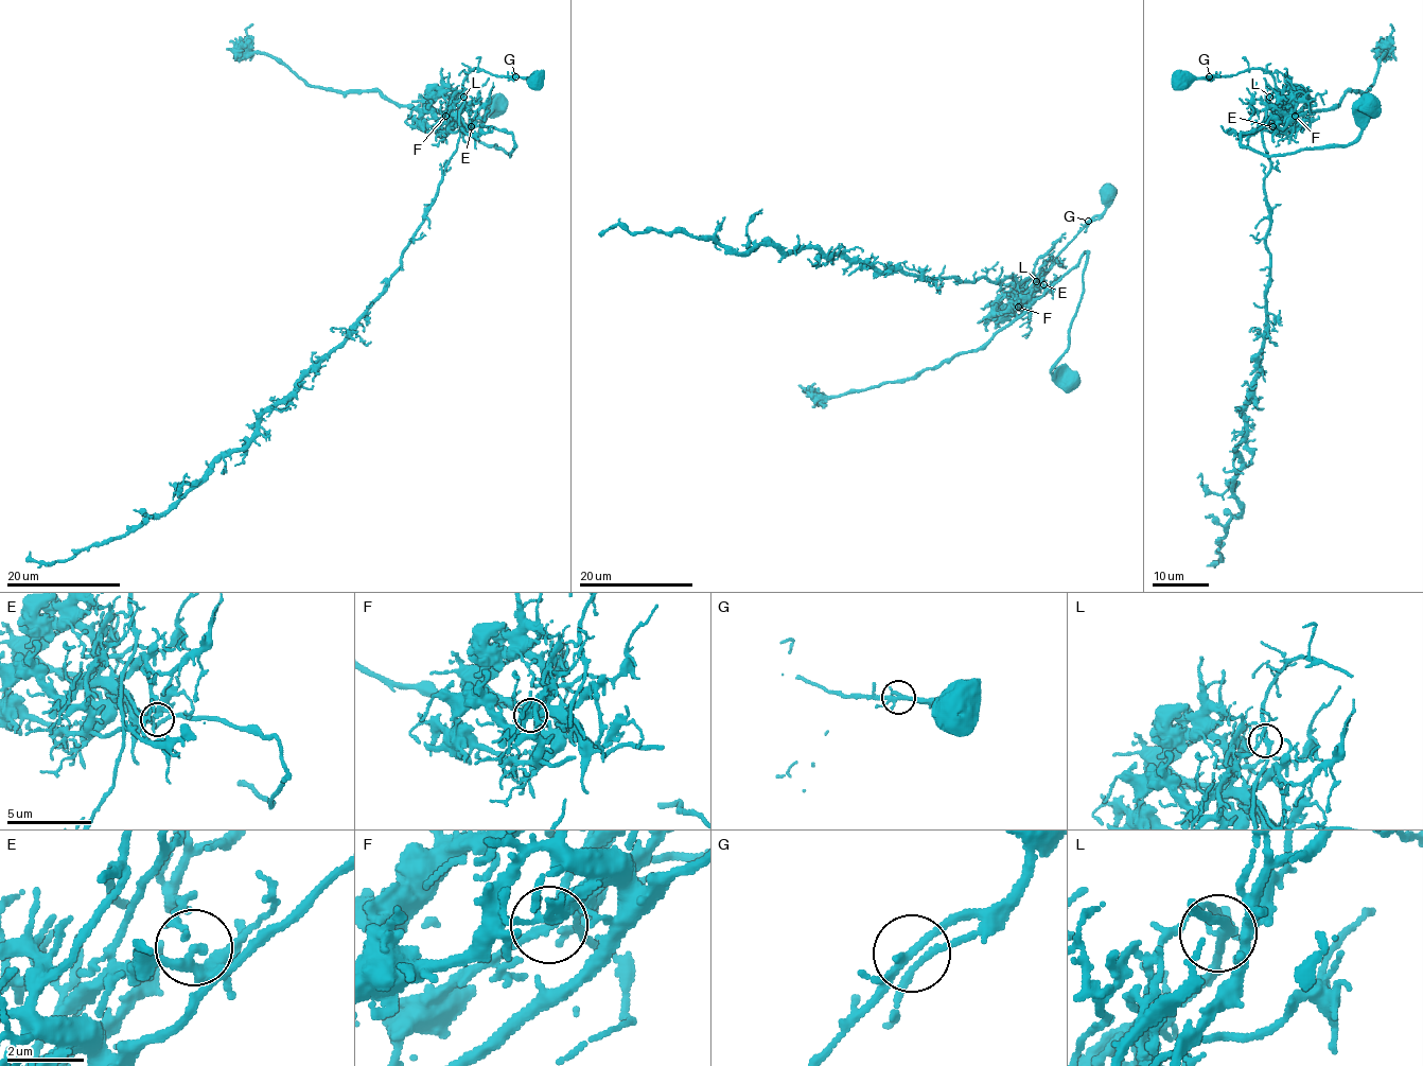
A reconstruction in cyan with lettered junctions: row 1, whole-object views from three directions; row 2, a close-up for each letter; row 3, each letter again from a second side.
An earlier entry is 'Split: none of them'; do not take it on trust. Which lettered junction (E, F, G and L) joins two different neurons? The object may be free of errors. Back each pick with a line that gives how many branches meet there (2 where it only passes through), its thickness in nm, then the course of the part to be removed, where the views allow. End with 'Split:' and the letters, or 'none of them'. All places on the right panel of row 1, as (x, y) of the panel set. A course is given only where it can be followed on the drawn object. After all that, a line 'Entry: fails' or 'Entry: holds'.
L: Branches: 4. Thickness 190 nm. Course of the part to remove: (1268, 97), (1262, 122), (1270, 159), (1266, 337), (1236, 447), (1233, 496), (1241, 511), (1218, 551)
Split: L
Entry: fails

